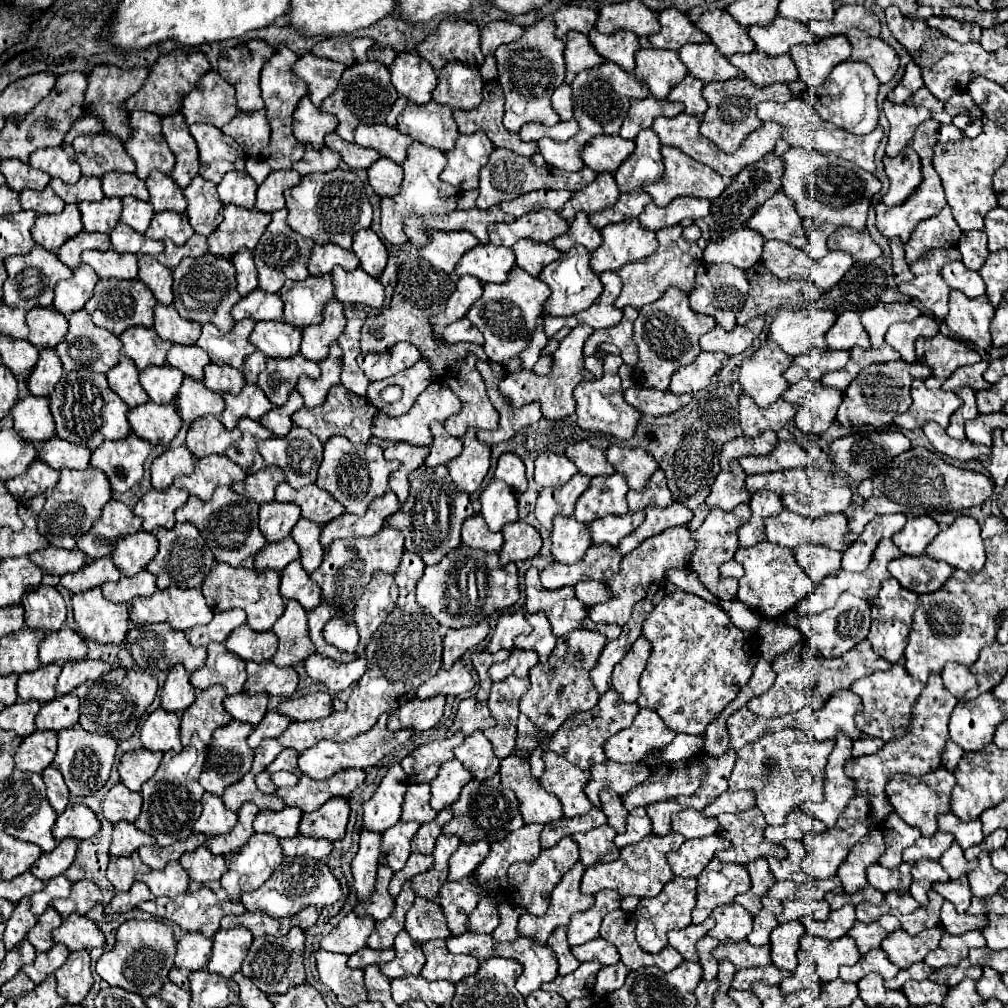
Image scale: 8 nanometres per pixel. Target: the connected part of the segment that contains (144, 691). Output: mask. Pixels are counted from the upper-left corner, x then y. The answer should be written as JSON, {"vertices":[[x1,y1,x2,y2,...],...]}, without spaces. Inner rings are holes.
{"vertices":[[117,667,99,679,91,681,87,679,83,685,79,685,73,693,81,701,81,717,79,725,97,735,111,735,113,739,129,739,137,725,139,719,143,717,145,709,151,705,151,701,157,695,157,679,145,671,133,671,133,669,123,669]]}

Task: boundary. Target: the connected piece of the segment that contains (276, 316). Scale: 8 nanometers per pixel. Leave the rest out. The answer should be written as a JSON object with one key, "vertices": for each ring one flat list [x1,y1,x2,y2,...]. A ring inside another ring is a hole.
{"vertices":[[261,289,251,291,233,307,233,319,253,321,279,321,283,317,283,301,277,293,265,293]]}

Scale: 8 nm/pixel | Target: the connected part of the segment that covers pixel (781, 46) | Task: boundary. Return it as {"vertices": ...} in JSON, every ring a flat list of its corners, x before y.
{"vertices":[[777,15,775,21,767,27,761,25,749,27,749,37,755,41,757,49,763,49,767,55,783,55,789,53,789,49,797,43,815,41,807,25,793,19,785,19,781,15]]}

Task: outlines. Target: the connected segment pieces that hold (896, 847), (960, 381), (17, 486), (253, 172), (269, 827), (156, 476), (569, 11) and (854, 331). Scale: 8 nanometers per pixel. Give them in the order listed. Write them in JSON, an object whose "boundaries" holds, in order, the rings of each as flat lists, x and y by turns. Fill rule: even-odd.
{"boundaries":[[[891,813,891,817,883,823,881,827,883,837,885,837,885,853,879,859,879,865,893,869,901,863,901,853,903,849,911,847,911,843,915,843,915,839,921,837,917,827,907,825,897,813]],[[975,363,975,365,963,365,959,369,955,369,951,373,951,377,941,385,945,391,957,391,961,387,971,387,975,391,979,389,987,389,989,383,983,379,983,371,985,371,987,363]],[[37,459,29,465,29,469,23,475,9,479,7,489,17,499,29,499,29,497,43,495,47,489,55,487,57,481,59,481,59,473]],[[249,157,247,163,245,163,245,171,257,181,257,183,263,183,263,179,271,173,271,167,267,167,267,163,259,157]],[[285,807,283,811,259,811,253,829,257,833,271,833,275,837,295,837,301,815,303,813,295,807]],[[185,445,167,449,159,457,155,457,153,463,151,463,153,487,159,489,159,491,167,489,173,483,175,477,189,475,193,465,195,465,195,457,191,455,191,451]],[[561,5,555,11,555,25,557,31,555,35,559,39,563,39,567,35,567,31,579,31,583,35,589,35,589,31,595,27,597,15,595,11,587,9,587,7,577,7,577,5]],[[845,311,839,315,835,327,827,333,827,345,829,349,851,349,851,347,871,347,869,335,865,327,859,321,859,313]]]}

